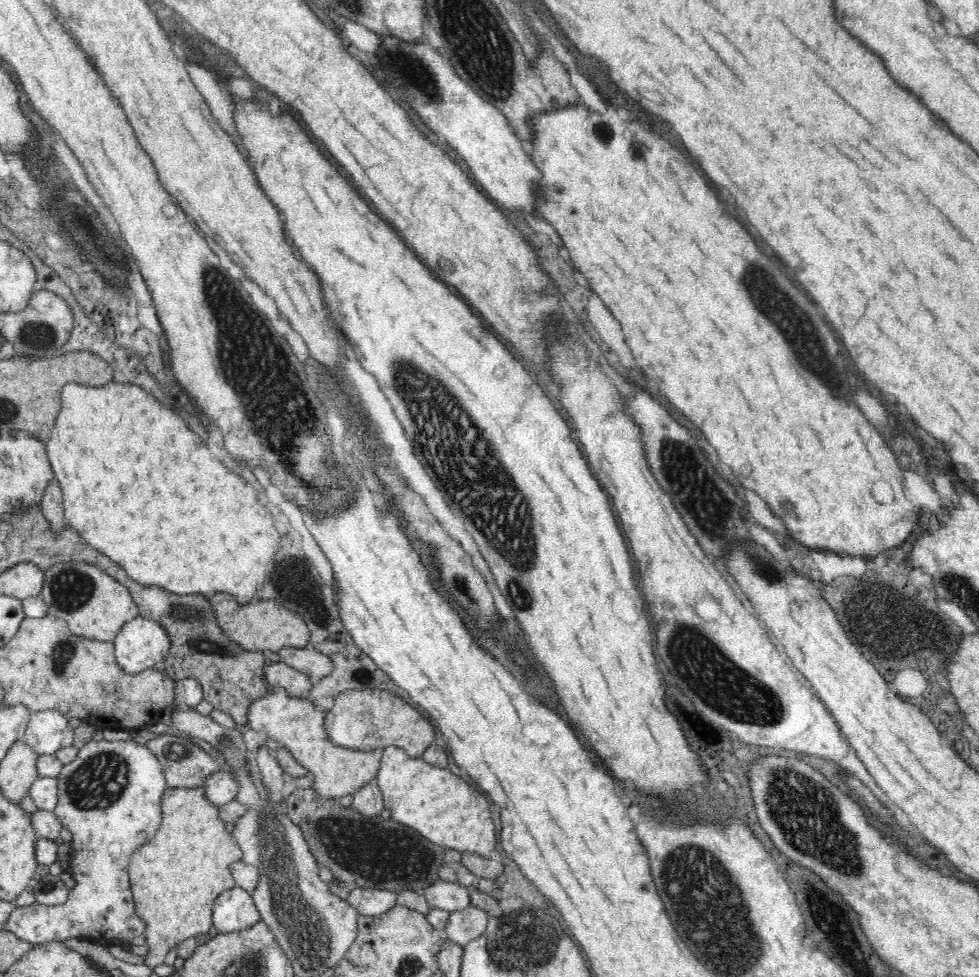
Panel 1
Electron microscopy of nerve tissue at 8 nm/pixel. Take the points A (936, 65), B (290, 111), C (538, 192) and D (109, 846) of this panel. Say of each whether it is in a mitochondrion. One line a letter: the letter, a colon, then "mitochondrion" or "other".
A: other
B: other
C: other
D: other

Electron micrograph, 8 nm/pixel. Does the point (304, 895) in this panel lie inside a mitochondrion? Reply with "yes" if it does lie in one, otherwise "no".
yes

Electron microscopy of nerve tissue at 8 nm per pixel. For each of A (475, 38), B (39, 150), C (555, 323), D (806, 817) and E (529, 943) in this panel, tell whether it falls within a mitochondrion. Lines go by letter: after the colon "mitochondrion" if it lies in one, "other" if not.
A: mitochondrion
B: other
C: other
D: mitochondrion
E: mitochondrion

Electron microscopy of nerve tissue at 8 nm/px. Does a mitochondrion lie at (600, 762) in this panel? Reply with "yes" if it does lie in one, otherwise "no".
no

